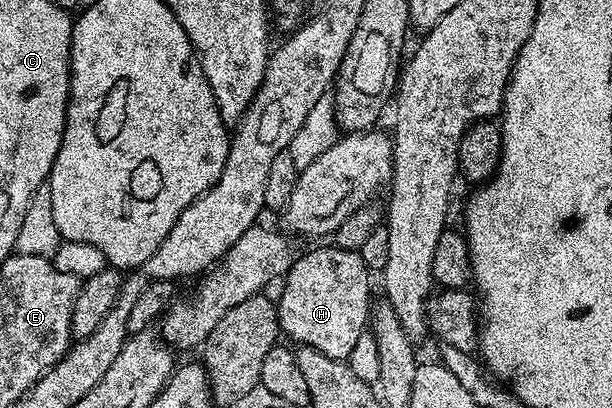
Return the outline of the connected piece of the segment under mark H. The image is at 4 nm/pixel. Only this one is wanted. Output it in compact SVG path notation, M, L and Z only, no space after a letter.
M327 245L318 247L307 255L299 254L284 276L284 282L281 284L282 296L277 296L276 299L281 334L285 338L287 335L288 338L295 339L295 344L324 353L324 357L349 360L356 341L360 341L360 337L367 330L368 320L372 314L370 279L372 273L364 265L361 254L357 251Z

